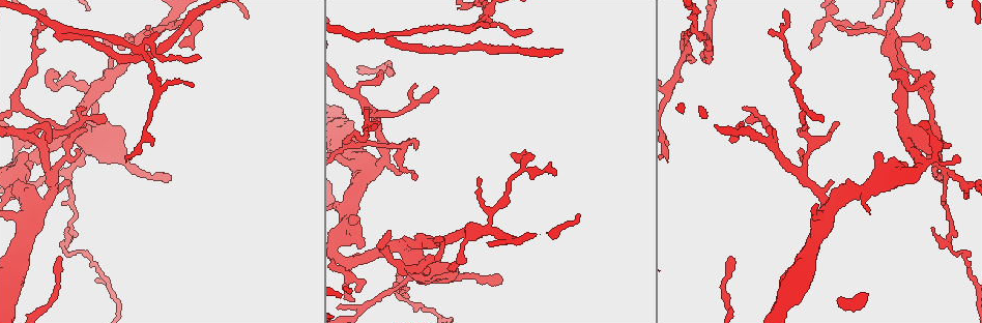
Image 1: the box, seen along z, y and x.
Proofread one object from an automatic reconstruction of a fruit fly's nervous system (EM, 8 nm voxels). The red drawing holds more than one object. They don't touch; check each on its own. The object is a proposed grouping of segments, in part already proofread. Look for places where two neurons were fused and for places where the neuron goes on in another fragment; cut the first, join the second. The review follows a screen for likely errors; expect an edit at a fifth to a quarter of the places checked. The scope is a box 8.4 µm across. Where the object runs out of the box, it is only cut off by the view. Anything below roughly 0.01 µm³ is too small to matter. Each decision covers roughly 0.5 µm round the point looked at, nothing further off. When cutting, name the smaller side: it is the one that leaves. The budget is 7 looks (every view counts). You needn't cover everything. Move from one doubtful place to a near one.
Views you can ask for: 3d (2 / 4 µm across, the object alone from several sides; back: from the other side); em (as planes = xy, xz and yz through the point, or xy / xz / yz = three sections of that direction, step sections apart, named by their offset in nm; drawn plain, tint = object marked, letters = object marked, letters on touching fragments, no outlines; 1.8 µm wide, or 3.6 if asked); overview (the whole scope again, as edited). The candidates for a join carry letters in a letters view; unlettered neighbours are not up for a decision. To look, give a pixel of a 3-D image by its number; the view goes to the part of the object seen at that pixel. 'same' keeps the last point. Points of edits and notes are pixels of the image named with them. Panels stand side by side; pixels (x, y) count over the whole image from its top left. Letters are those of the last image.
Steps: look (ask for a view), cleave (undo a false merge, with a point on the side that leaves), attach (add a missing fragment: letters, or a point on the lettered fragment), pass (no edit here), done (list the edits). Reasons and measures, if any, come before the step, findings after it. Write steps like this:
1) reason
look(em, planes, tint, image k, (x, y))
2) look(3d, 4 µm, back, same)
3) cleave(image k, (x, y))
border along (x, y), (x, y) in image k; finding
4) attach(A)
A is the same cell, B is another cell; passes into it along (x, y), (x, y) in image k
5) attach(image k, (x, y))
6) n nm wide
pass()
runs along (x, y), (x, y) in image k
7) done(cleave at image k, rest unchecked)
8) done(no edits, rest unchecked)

sharp bend
look(em, planes, tint, image 1, (360, 82))

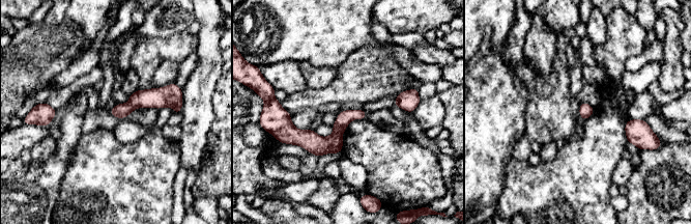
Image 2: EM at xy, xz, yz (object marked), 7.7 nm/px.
what lies round it
look(em, planes, letters, same)

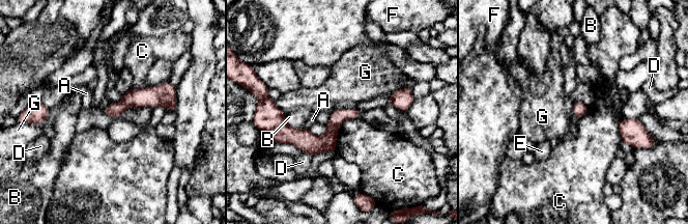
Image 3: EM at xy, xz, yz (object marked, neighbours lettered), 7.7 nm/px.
C touches over 320 nm
pass()
A, B, C, D, E, F and G are other cells; one neuron here

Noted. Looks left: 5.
four arms meet
look(3d, 4 µm, image 1, (488, 231))

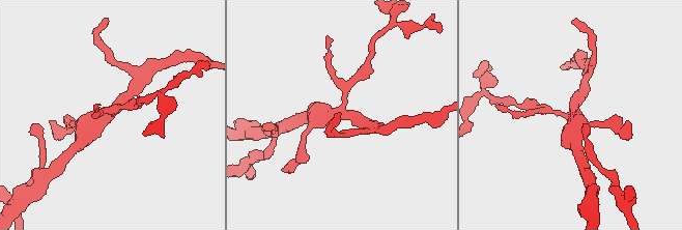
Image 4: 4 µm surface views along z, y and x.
look(em, planes, tint, image 4, (343, 113))

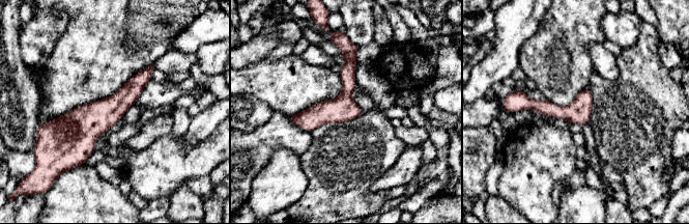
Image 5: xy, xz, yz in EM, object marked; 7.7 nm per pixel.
look(em, planes, letters, same)

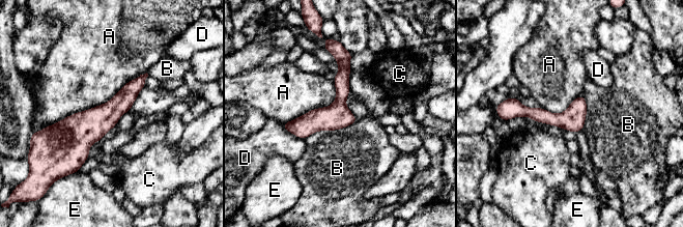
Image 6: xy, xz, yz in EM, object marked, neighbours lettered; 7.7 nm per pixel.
190 nm wide
pass()
A, B, C, D and E are other cells; runs along (143, 77), (91, 125), (48, 131) in image 6; one neuron here

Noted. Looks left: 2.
sharp bend
look(3d, 4 µm, image 1, (63, 245))

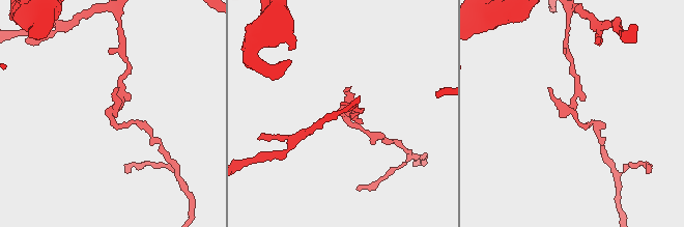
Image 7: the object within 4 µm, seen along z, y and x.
look(em, 3.6 µm, planes, letters, image 7, (345, 114))

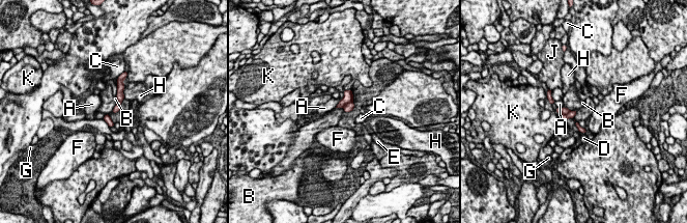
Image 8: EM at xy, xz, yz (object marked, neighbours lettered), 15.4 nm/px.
120 nm wide; K touches over 240 nm
cleave(image 8, (348, 96))
A, B, C, D, E, F, G, H, J and K are other cells; a second neuron is stuck on

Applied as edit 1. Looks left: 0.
done(cleave at image 8, rest unchecked)

